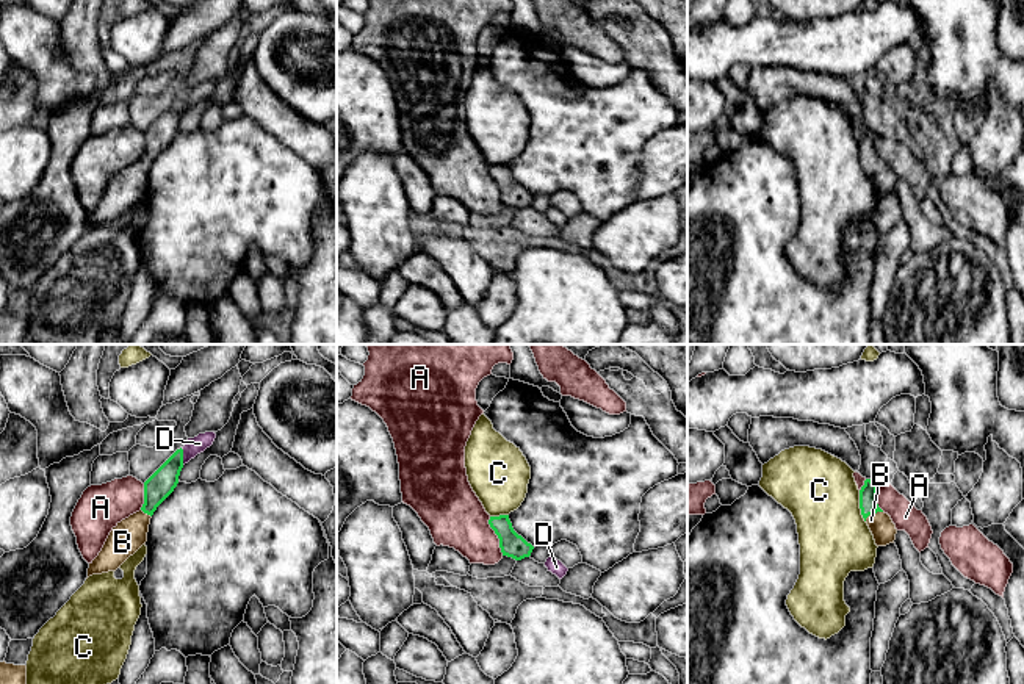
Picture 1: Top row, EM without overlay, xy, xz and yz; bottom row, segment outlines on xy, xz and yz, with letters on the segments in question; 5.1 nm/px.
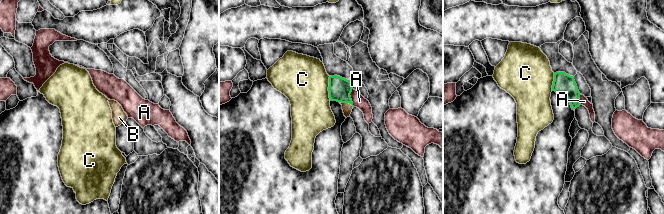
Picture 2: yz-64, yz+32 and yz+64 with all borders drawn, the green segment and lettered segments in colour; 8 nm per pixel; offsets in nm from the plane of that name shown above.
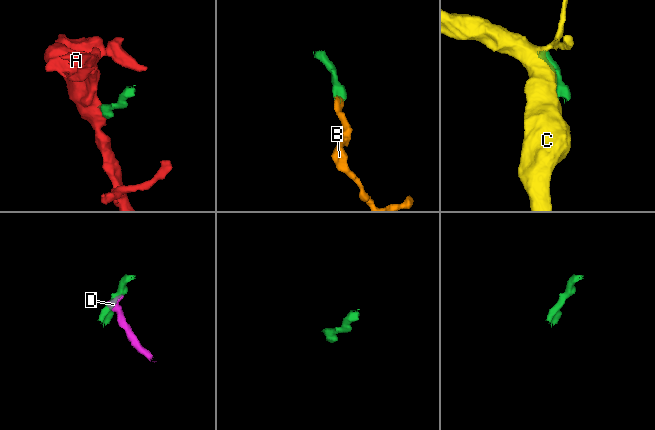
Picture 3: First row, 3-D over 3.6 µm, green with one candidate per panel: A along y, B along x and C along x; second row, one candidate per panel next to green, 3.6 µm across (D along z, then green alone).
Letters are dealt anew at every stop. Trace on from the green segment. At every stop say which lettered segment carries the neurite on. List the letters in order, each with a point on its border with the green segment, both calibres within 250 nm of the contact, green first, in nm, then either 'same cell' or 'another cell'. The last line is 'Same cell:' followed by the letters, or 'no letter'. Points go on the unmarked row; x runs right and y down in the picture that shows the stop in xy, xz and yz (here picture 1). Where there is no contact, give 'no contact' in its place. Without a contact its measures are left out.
A: xz (497, 183) | 130/300 nm | another cell
B: yz (872, 162) | 100/120 nm | same cell
C: yz (860, 155) | 100/380 nm | another cell
D: xy (182, 105) | 140/90 nm | another cell
Same cell: B

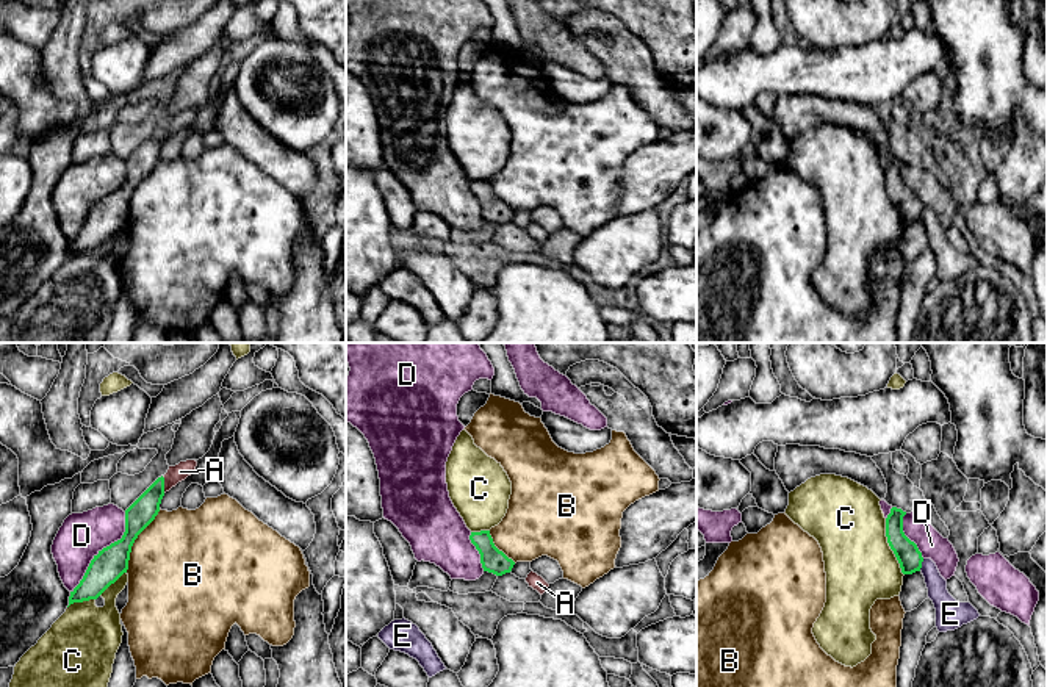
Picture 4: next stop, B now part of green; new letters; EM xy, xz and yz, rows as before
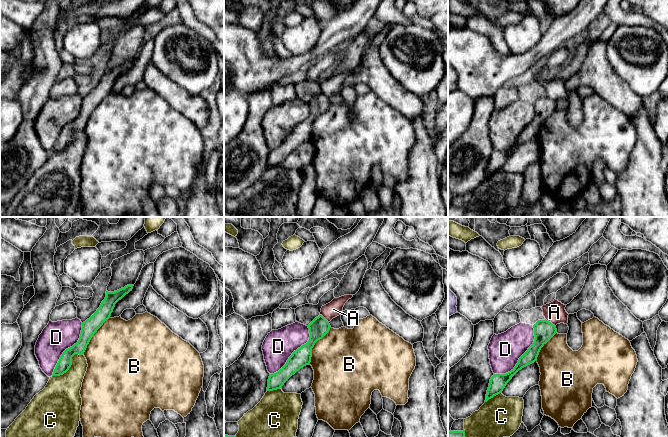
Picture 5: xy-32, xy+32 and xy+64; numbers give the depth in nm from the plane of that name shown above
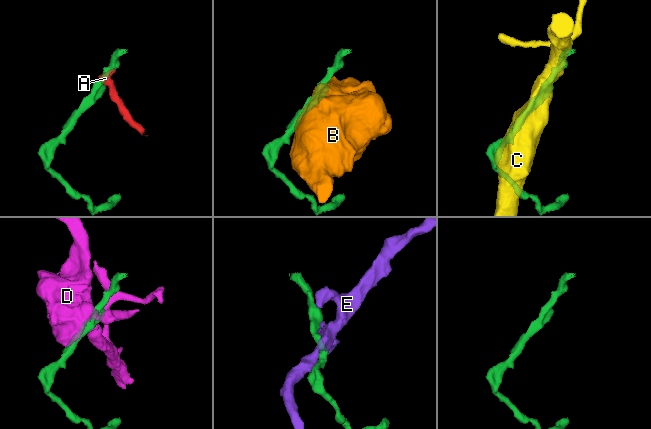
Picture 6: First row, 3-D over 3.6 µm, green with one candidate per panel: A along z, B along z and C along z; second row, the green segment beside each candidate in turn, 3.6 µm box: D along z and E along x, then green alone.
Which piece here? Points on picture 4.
A: xy (163, 133) | 140/90 nm | another cell
B: xy (135, 188) | 170/480 nm | another cell
C: yz (889, 194) | 120/360 nm | another cell
D: xy (102, 199) | 170/240 nm | another cell
E: yz (921, 215) | 120/120 nm | another cell
Same cell: no letter

